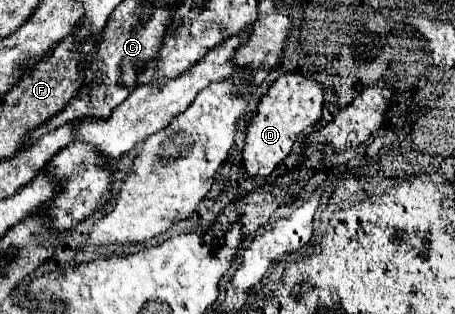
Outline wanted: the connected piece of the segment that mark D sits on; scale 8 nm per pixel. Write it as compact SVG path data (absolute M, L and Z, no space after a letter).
M288 72L280 76L270 86L270 90L262 96L258 104L258 112L254 114L248 126L246 146L242 152L242 162L246 172L250 176L270 174L290 154L298 134L308 126L314 126L316 122L320 122L322 108L324 108L324 88L316 84L316 80L306 78L298 72Z

